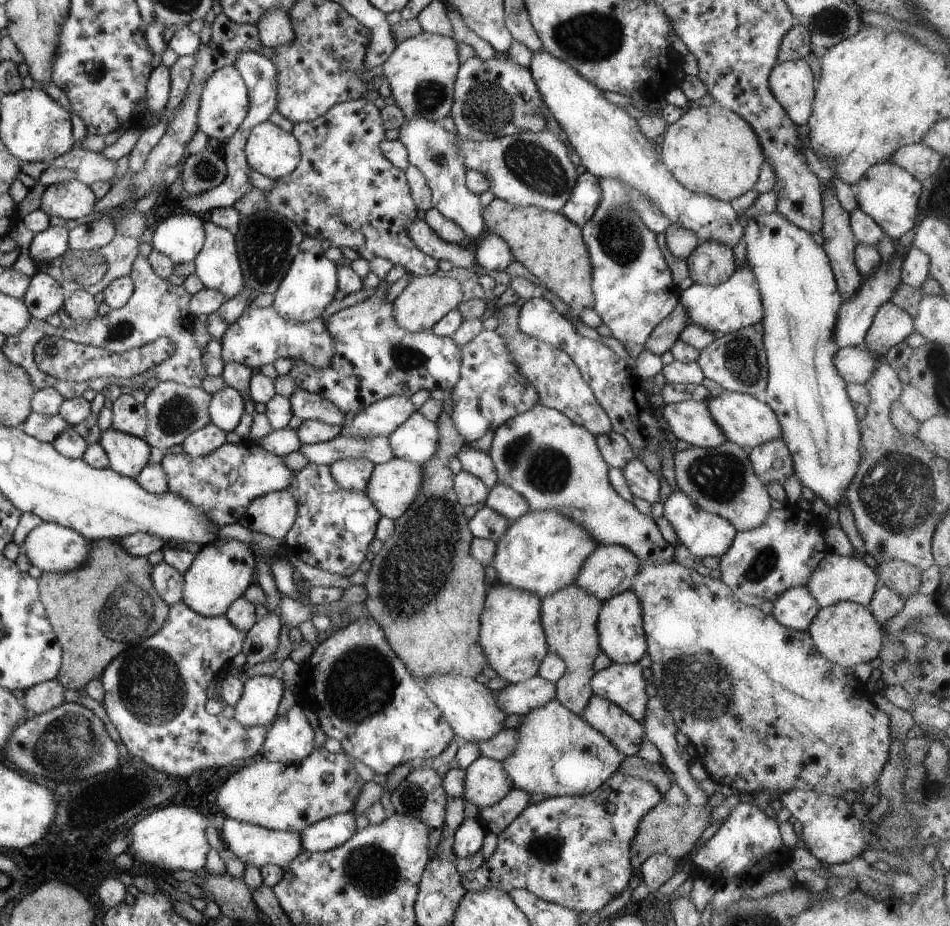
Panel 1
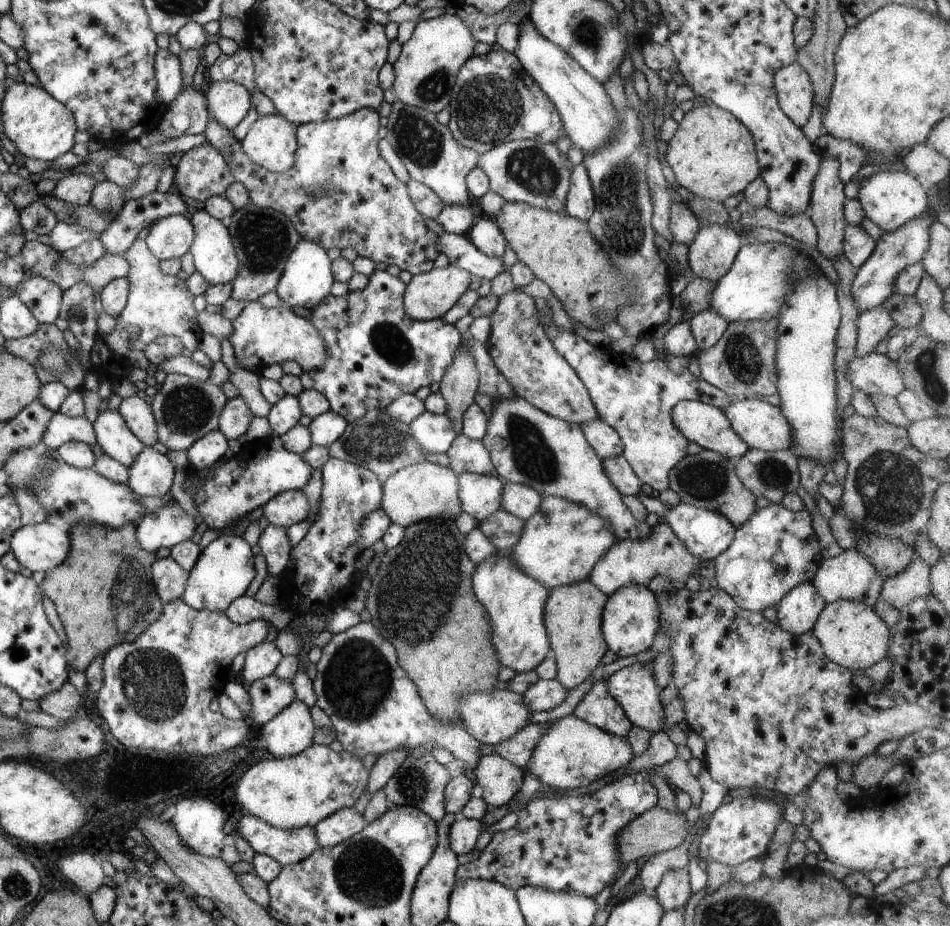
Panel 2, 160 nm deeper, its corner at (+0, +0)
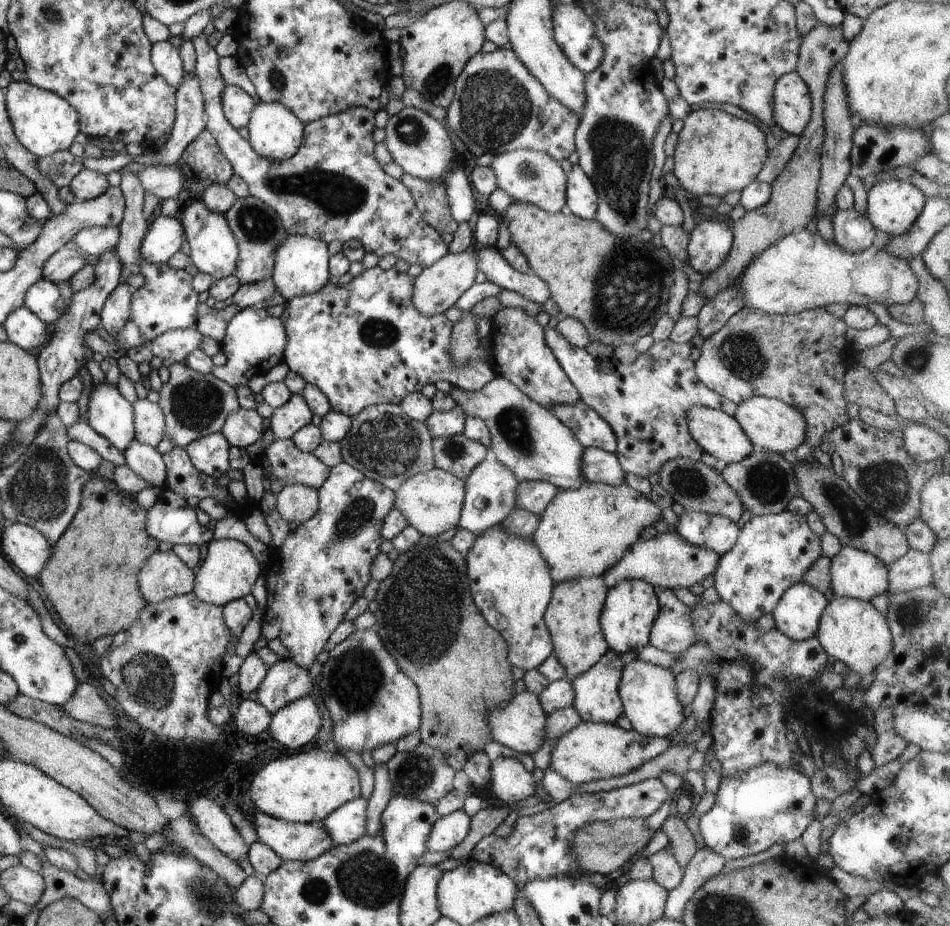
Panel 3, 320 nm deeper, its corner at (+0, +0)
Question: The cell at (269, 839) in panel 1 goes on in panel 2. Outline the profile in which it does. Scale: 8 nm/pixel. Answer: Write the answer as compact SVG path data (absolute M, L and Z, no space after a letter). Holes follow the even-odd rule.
M250 814L240 818L236 832L250 843L255 853L270 856L282 867L302 862L319 847L314 827L281 829Z

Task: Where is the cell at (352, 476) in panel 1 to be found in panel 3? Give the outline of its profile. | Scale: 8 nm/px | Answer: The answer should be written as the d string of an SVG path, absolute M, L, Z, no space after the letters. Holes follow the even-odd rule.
M340 463L333 466L330 469L328 478L322 486L317 489L319 496L319 506L314 516L311 516L306 522L299 523L296 530L290 531L282 547L272 550L273 552L266 556L266 606L261 616L261 638L270 641L273 638L280 638L282 644L288 649L290 653L290 660L299 664L305 669L310 669L312 664L316 661L316 656L324 650L324 645L330 634L336 630L336 627L340 622L344 621L344 616L348 612L348 609L362 597L364 586L372 580L370 575L370 568L372 568L372 562L374 558L380 554L380 544L384 540L381 535L381 528L383 527L383 520L387 517L387 514L395 508L394 503L396 502L396 494L393 490L387 489L382 483L376 482L375 480L369 479L361 470L354 468L348 463Z

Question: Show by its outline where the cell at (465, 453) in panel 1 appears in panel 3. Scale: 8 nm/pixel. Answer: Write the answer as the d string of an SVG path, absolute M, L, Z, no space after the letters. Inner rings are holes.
M463 434L433 437L434 464L463 481L487 456L489 450Z

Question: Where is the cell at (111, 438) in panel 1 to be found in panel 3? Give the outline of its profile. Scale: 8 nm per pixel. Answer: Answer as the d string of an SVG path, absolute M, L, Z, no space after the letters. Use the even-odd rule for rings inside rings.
M105 381L92 384L88 401L88 424L105 436L113 447L124 452L136 438L134 404L118 391L115 384Z

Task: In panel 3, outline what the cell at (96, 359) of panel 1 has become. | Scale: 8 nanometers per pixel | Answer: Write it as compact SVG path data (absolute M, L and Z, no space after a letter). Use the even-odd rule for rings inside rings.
M191 326L185 329L174 329L159 337L156 337L150 345L150 350L153 356L158 356L162 360L184 361L194 349L201 346L203 335L196 329L196 326Z

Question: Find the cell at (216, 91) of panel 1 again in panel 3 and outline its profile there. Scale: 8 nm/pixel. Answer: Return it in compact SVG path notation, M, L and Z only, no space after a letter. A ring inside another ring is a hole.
M226 85L223 90L222 104L228 122L238 129L247 126L252 109L257 102L254 102L254 99L245 90Z

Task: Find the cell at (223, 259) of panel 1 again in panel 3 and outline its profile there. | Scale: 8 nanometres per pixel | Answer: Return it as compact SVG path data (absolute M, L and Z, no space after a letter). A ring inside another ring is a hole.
M194 198L181 208L179 217L188 237L189 256L199 272L213 276L215 279L230 276L236 270L239 248L224 215L211 211L201 198Z

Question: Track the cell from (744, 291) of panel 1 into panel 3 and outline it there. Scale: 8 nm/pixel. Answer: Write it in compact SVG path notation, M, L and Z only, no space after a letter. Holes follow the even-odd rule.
M808 227L782 237L759 254L740 274L742 307L769 315L795 315L828 304L865 307L866 304L905 305L917 298L919 282L906 259L870 245L853 253L824 239Z

